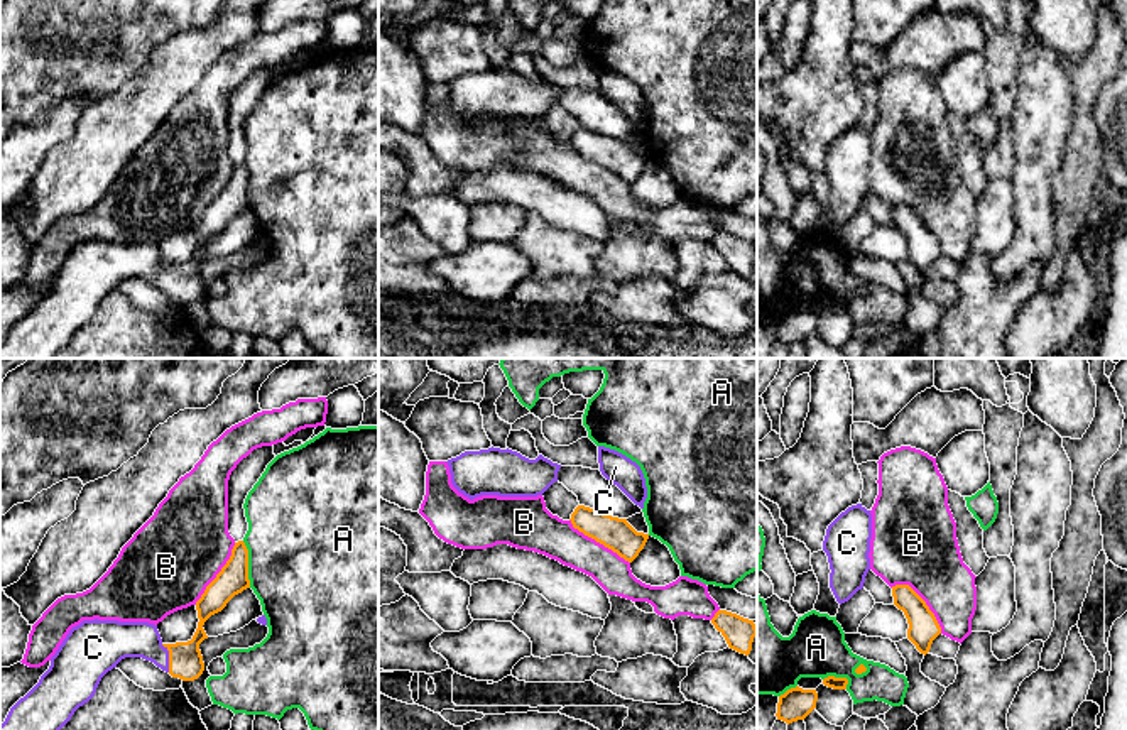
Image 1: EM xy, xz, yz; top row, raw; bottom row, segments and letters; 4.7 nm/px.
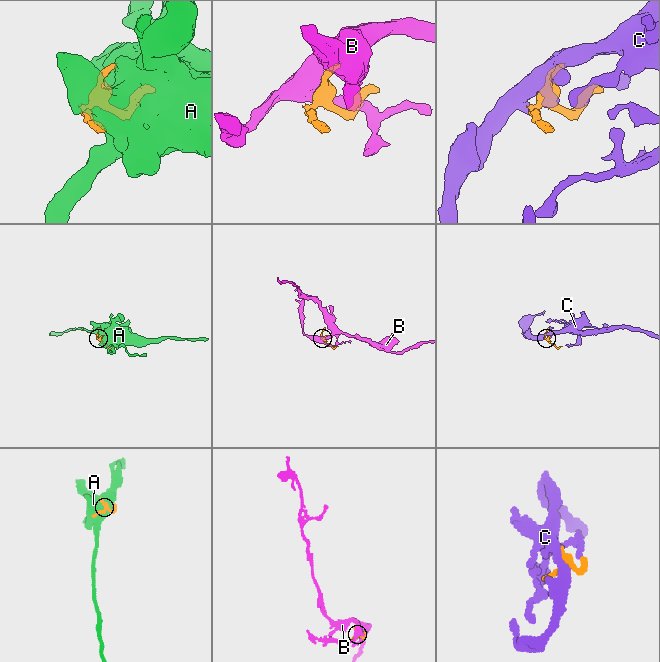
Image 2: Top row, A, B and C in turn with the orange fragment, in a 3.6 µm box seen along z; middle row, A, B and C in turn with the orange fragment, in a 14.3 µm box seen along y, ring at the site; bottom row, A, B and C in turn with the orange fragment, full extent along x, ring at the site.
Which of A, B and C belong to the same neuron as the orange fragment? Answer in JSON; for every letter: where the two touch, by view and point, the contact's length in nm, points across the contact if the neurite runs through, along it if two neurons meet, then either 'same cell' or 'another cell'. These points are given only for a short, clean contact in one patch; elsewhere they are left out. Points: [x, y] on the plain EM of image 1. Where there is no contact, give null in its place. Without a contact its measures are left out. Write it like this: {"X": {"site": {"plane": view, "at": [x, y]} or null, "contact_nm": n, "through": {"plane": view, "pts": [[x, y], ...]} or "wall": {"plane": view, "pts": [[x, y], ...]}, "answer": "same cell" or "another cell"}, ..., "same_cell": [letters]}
{"A": {"site": {"plane": "xy", "at": [247, 186]}, "contact_nm": 220, "answer": "another cell"}, "B": {"site": {"plane": "yz", "at": [923, 222]}, "contact_nm": 340, "answer": "another cell"}, "C": {"site": {"plane": "xy", "at": [169, 279]}, "contact_nm": 140, "answer": "same cell"}, "same_cell": ["C"]}

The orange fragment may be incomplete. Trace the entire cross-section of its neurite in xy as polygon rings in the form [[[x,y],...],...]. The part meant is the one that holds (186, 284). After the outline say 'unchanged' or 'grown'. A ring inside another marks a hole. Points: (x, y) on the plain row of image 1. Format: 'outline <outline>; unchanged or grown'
outline [[[235,164],[231,177],[196,223],[198,250],[191,262],[164,265],[149,243],[83,242],[73,248],[39,304],[20,319],[0,346],[0,358],[54,358],[88,324],[101,299],[125,279],[154,284],[172,299],[194,302],[204,292],[199,265],[204,243],[250,210],[248,171]]]; grown

